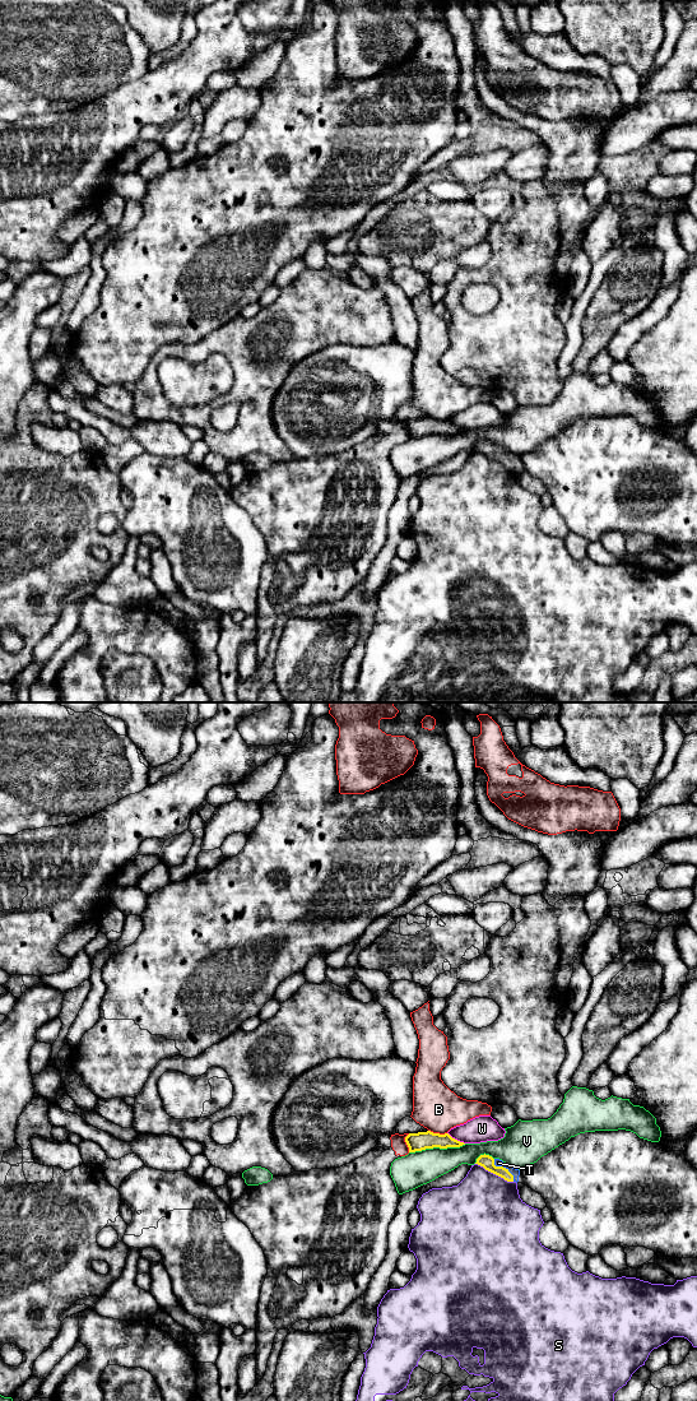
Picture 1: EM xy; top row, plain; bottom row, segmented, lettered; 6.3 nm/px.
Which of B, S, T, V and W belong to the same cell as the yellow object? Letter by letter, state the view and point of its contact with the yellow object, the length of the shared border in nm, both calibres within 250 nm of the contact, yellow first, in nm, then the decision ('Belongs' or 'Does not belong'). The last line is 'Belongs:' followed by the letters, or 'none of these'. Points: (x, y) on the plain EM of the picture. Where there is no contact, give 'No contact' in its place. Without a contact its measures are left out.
B: Touches yellow at xy (437, 420). Shared border 120 nm. Thickness 120 nm (yellow) against 280 nm. Does not belong
S: Touches yellow at xy (495, 459). Shared border 260 nm. Thickness 90 nm (yellow) against 480 nm. Does not belong
T: Touches yellow at xy (502, 453). Shared border 190 nm. Thickness 90 nm (yellow) against 50 nm. Belongs
V: Touches yellow at xy (437, 432). Shared border 360 nm. Thickness 120 nm (yellow) against 220 nm. Does not belong
W: Touches yellow at xy (456, 426). Shared border 130 nm. Thickness 120 nm (yellow) against 170 nm. Does not belong
Belongs: T

